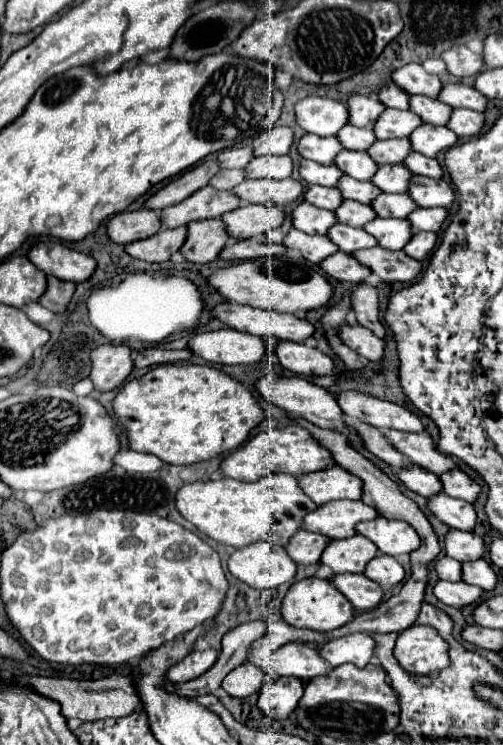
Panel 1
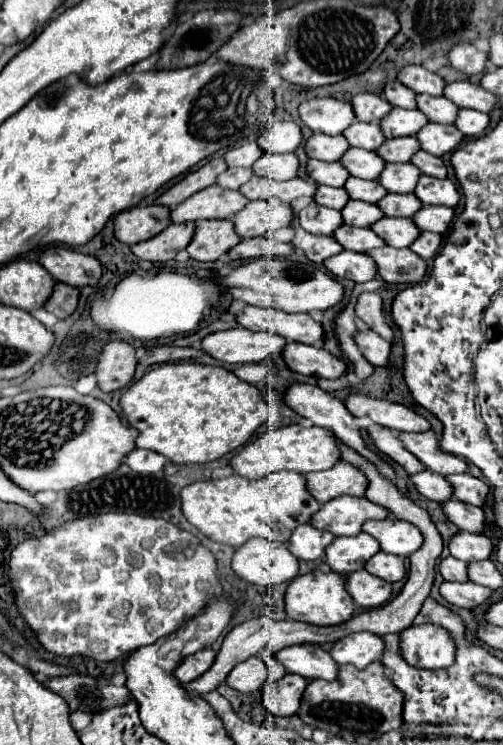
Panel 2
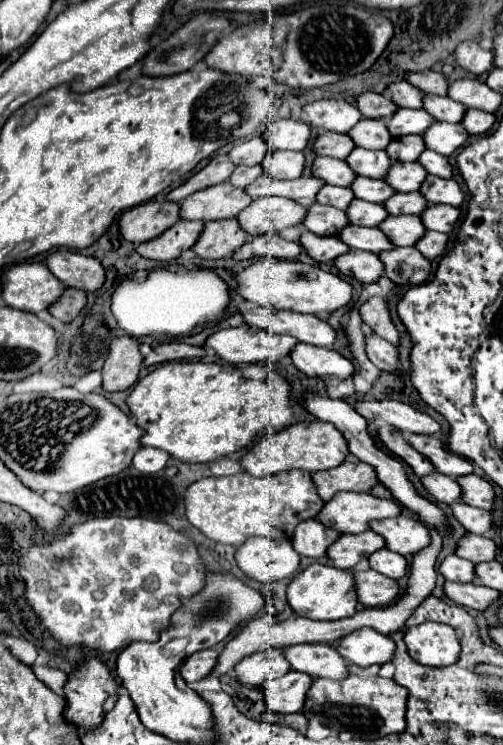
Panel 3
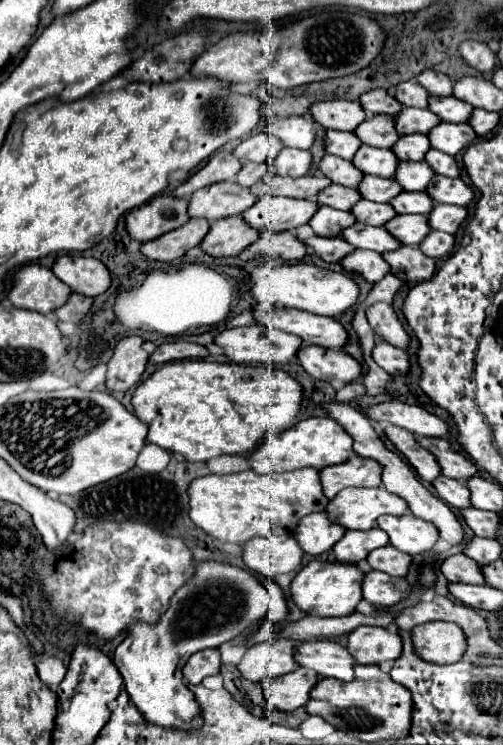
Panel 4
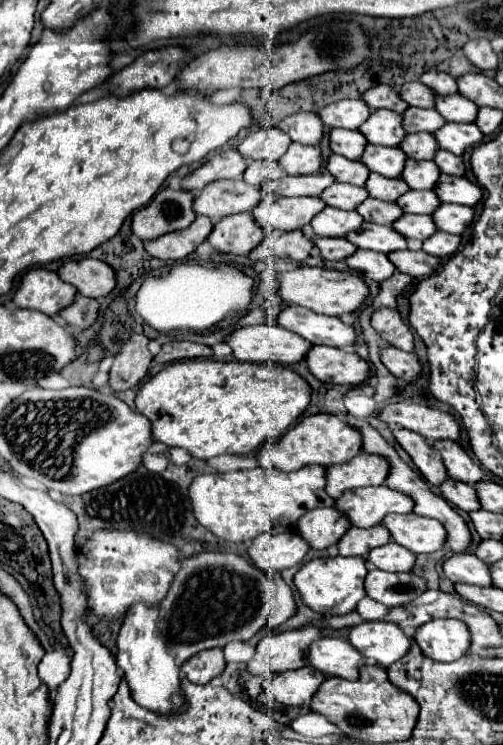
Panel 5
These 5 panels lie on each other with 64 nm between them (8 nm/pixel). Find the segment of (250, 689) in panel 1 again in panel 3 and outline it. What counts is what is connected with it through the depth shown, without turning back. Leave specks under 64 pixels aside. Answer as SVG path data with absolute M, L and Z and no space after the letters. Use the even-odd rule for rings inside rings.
M256 652L246 656L234 666L234 676L242 686L260 688L266 680L278 678L290 672L290 664L284 660L284 654L278 652Z

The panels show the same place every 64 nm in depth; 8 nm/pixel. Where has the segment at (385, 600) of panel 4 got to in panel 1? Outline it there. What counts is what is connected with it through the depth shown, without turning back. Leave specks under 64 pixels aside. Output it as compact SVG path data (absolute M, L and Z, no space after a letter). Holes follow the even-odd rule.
M334 574L328 578L330 584L340 590L356 610L372 610L380 604L384 590L378 584L372 584L364 574L352 576L352 574Z

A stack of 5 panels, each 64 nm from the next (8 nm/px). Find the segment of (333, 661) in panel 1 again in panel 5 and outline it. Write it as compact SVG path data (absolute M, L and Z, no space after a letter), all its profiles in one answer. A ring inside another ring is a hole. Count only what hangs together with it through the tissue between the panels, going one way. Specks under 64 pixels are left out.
M362 622L348 634L350 644L370 662L390 666L408 652L408 638L392 622Z

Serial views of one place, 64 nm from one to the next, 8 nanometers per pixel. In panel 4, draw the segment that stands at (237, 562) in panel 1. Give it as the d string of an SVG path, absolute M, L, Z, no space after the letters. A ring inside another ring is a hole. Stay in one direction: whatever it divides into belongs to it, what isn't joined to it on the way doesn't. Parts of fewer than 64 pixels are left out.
M292 534L252 538L242 546L242 562L250 572L276 580L278 574L294 572L302 562L300 546Z

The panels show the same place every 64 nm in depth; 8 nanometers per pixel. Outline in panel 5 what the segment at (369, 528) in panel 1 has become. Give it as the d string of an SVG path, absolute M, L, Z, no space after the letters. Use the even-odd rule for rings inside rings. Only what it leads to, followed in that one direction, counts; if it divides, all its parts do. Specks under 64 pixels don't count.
M388 514L382 520L382 526L388 528L392 540L414 554L430 554L442 548L446 540L444 526L438 520L428 520L424 516L410 514Z

